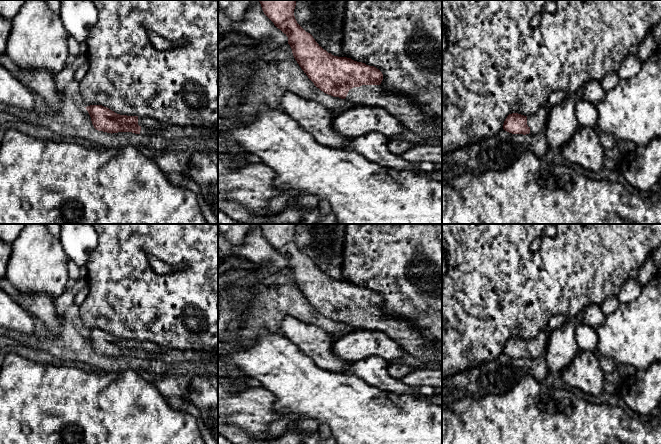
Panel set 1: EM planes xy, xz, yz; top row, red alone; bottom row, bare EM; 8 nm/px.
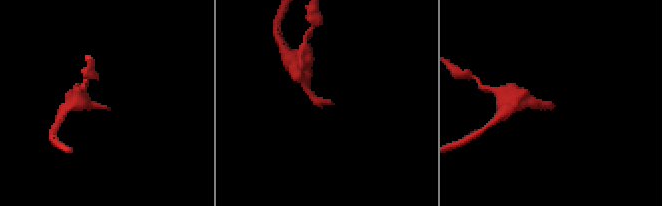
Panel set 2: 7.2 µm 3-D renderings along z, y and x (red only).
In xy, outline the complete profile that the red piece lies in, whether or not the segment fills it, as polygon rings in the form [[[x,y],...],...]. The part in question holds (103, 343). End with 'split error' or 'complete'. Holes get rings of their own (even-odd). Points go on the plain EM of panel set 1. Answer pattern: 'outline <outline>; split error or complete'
outline [[[102,329],[85,331],[94,352],[107,357],[132,356],[141,359],[161,360],[169,364],[205,360],[218,363],[218,349],[212,351],[179,350],[161,347],[152,342],[120,339]]]; split error

